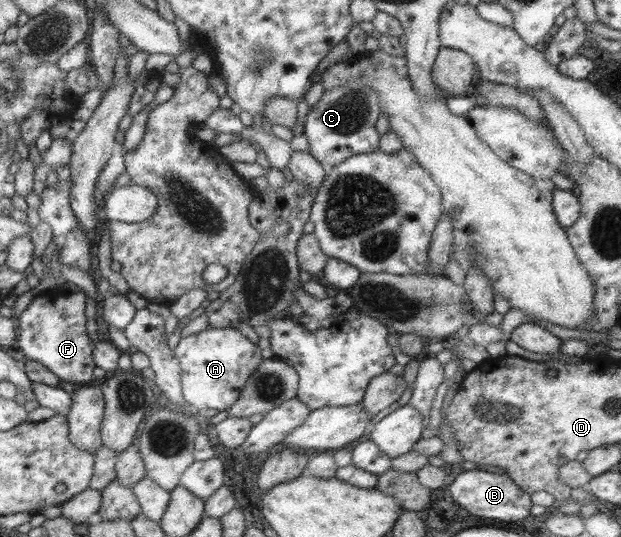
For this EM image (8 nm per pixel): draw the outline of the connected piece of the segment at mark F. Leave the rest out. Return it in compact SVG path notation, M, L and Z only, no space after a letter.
M52 289L51 293L35 296L18 316L18 350L26 359L39 362L60 380L69 383L89 383L94 379L95 364L92 347L85 329L85 295L83 292L64 293Z

